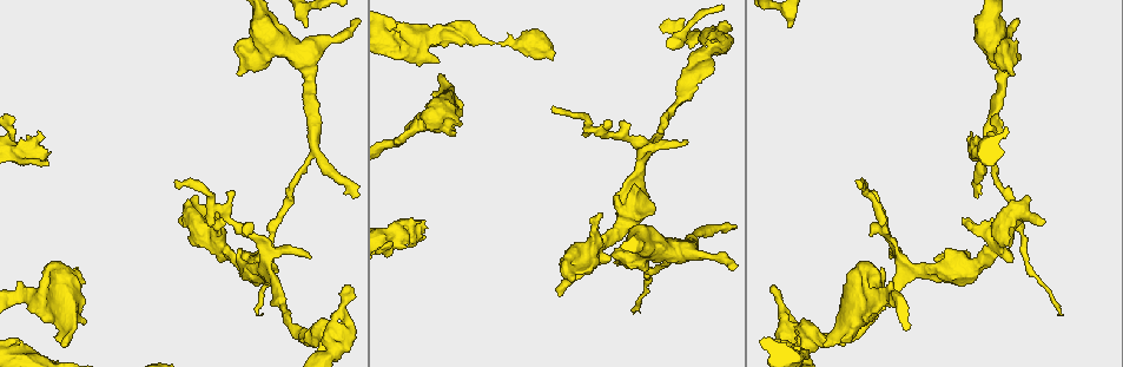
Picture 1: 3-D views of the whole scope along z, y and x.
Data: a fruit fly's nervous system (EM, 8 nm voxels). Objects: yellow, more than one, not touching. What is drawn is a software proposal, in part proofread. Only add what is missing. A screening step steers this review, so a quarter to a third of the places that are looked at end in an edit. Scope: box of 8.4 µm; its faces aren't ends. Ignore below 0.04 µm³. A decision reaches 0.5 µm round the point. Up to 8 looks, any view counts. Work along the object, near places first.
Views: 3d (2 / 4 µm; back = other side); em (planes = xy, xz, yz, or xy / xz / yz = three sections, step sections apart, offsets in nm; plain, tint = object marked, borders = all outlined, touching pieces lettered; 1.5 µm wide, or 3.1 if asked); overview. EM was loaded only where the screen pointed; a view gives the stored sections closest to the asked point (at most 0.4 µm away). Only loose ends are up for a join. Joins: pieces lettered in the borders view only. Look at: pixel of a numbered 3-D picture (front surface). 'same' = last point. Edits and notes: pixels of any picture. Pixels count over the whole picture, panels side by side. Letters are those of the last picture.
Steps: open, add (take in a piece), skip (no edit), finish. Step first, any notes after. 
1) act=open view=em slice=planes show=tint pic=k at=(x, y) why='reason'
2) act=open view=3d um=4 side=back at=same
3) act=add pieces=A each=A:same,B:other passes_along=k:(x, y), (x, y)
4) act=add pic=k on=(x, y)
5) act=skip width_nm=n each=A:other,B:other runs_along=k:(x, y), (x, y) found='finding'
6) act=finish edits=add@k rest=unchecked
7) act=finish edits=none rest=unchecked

act=open view=3d um=4 pic=1 at=(346, 349) why='free end'

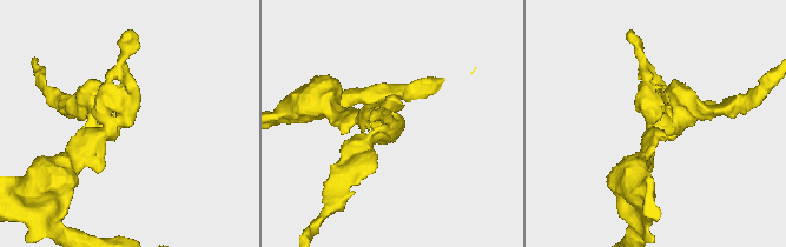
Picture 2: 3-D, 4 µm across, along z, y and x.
act=open view=em slice=planes show=tint pic=2 at=(128, 125) why='shape alone is not enough'

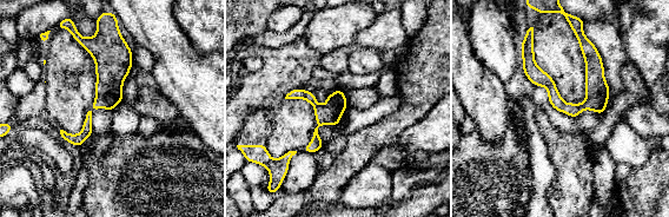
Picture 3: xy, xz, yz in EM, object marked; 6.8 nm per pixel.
act=open view=em slice=planes show=borders at=same

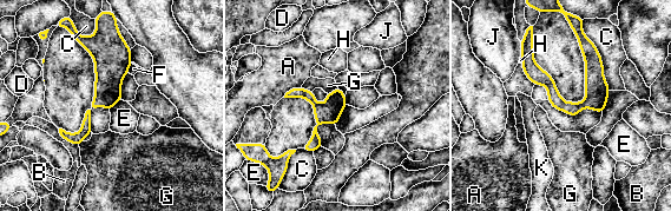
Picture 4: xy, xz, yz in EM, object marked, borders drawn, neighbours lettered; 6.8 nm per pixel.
act=skip each=A:other,B:other,C:other,D:other,E:other,F:other,G:other,H:other,J:other,K:other border=4:(347, 105), (335, 125) found='none of them fits'

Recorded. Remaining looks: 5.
act=open view=em slice=planes show=borders pic=1 at=(600, 212) why='tapers out'

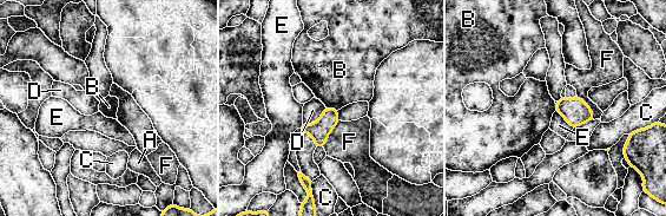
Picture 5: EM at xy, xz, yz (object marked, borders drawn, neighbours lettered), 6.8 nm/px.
act=skip width_nm=140 each=A:other,B:other,C:other,D:other,E:other,F:other border=5:(325, 106), (337, 110) found='none of them fits'

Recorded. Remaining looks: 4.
act=open view=3d um=2 pic=1 at=(552, 110) why='branch stops here'

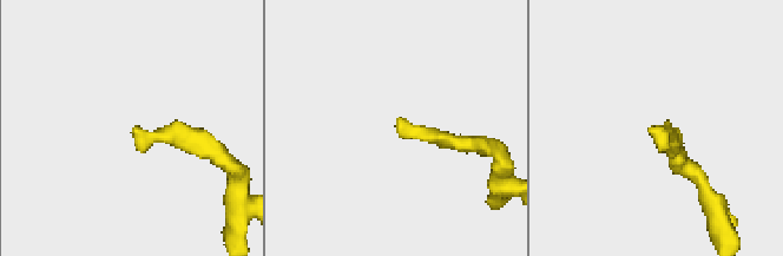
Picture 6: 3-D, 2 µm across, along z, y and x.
act=open view=em slice=xz step=8 show=borders pic=6 at=(139, 147) why='now the EM'

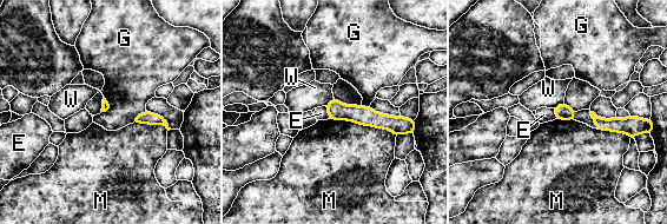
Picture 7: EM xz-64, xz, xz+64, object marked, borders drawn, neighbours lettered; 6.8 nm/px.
act=skip longest_contact=M:480nm each=E:other,G:other,M:other,W:other runs_along=7:(330, 106), (342, 112), (403, 124) found='none of them fits'

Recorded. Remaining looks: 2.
act=open view=em slice=xz step=8 show=borders pic=1 at=(424, 235) why='stops while still wide'

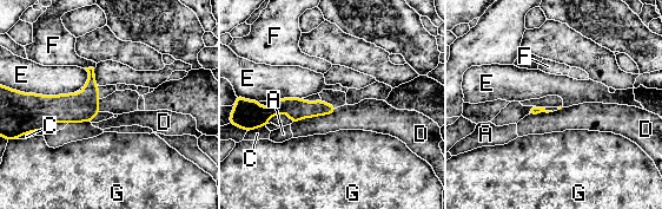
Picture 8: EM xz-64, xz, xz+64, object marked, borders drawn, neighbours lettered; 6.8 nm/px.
act=open view=em slice=planes show=borders at=same

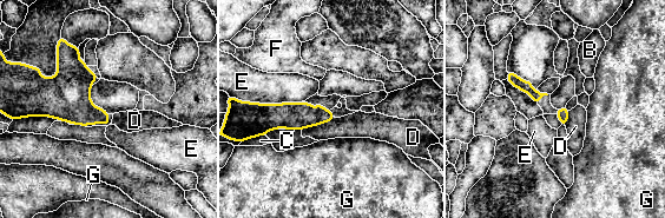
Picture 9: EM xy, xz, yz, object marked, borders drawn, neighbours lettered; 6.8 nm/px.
act=skip longest_contact=E:360nm each=B:other,C:other,D:other,E:other,F:other,G:other found='none of them fits'

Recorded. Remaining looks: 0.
act=finish edits=none rest=unchecked

